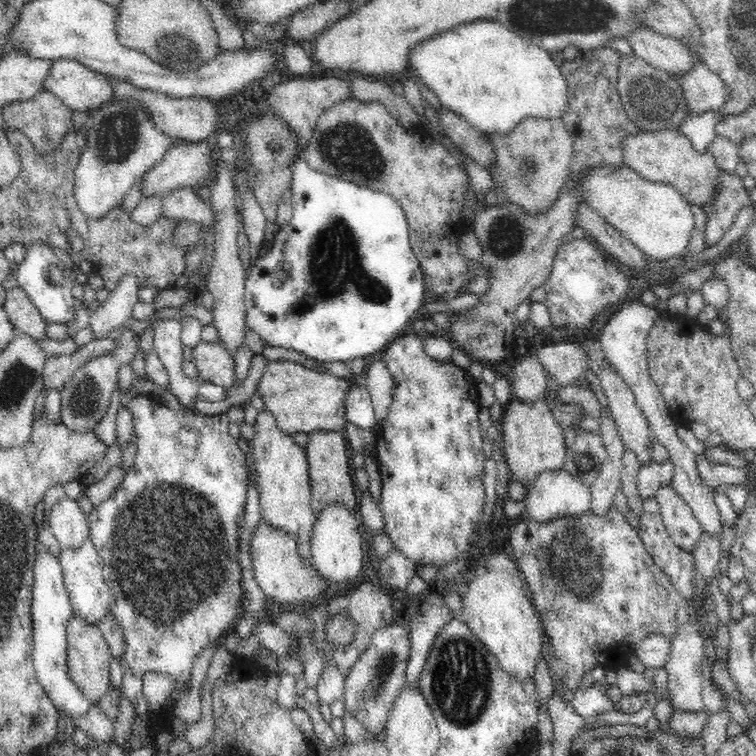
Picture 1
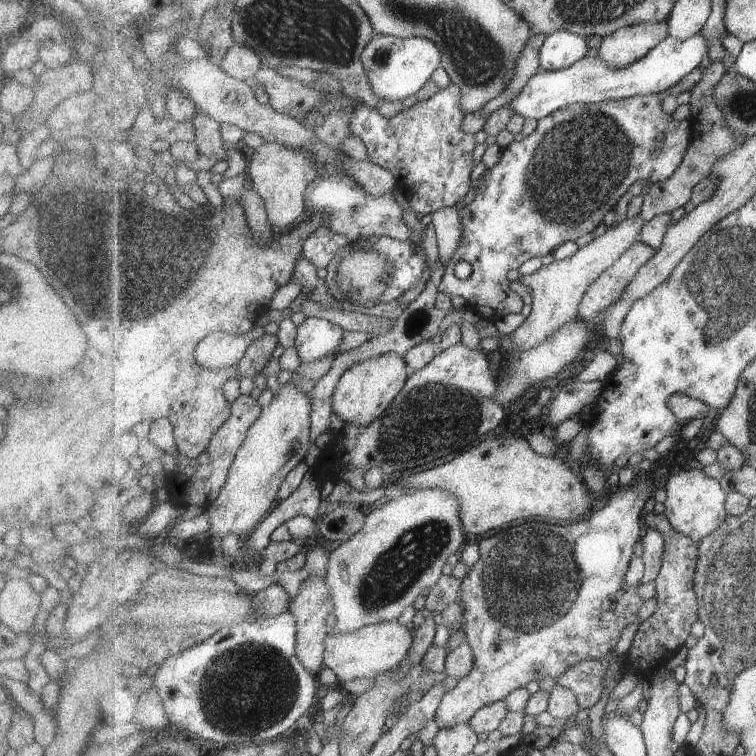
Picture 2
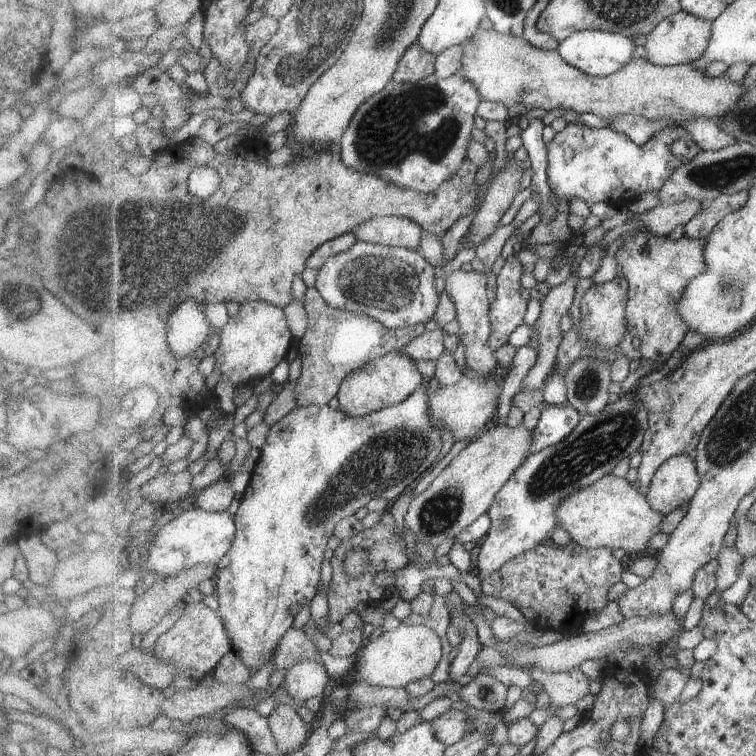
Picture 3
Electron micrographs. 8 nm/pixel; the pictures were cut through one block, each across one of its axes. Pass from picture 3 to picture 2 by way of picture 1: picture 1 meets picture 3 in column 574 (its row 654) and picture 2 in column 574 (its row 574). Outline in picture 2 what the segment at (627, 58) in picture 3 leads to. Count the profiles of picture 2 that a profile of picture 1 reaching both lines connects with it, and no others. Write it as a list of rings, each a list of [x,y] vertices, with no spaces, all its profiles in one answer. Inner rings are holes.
[[[557,31],[548,35],[539,49],[540,68],[558,71],[573,66],[587,57],[589,42],[586,36],[569,31]]]

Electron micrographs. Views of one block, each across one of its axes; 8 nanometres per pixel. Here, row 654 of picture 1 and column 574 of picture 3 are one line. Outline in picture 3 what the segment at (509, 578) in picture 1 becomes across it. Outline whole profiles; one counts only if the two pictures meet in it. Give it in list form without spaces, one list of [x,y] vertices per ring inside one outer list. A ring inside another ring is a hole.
[[[604,476],[590,487],[567,497],[558,508],[558,519],[573,542],[588,549],[621,548],[626,554],[641,554],[649,540],[664,532],[666,515],[657,512],[639,488],[624,478]]]

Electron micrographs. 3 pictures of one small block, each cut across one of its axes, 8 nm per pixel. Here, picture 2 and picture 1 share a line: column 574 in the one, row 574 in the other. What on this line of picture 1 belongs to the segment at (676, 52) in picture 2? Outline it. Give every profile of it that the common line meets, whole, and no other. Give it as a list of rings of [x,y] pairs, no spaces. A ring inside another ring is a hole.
[[[88,537],[80,548],[67,548],[61,552],[62,569],[64,569],[64,581],[66,589],[70,593],[72,610],[74,615],[80,615],[88,624],[97,625],[111,612],[111,592],[107,584],[106,575],[103,574],[103,565],[96,551],[95,544]]]

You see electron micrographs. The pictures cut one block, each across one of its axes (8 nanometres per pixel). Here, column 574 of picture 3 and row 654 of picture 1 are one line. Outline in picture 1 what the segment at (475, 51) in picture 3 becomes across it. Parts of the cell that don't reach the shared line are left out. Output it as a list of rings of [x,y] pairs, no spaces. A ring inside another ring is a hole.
[[[72,615],[67,624],[67,661],[65,672],[69,680],[77,690],[81,691],[83,697],[92,704],[96,704],[111,687],[109,679],[110,654],[107,642],[101,630],[95,624],[88,624],[80,615]]]

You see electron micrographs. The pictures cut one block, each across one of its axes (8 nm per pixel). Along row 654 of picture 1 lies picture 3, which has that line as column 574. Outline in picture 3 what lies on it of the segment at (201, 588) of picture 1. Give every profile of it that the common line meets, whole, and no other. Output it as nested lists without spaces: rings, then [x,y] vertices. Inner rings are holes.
[[[568,123],[548,144],[548,179],[553,194],[565,203],[580,198],[589,206],[606,202],[627,207],[641,195],[662,189],[679,167],[701,151],[701,146],[684,126],[665,127],[644,145],[636,145],[631,137],[607,126],[595,129],[582,123]],[[677,140],[687,142],[688,153],[683,157],[671,152],[673,142]]]

